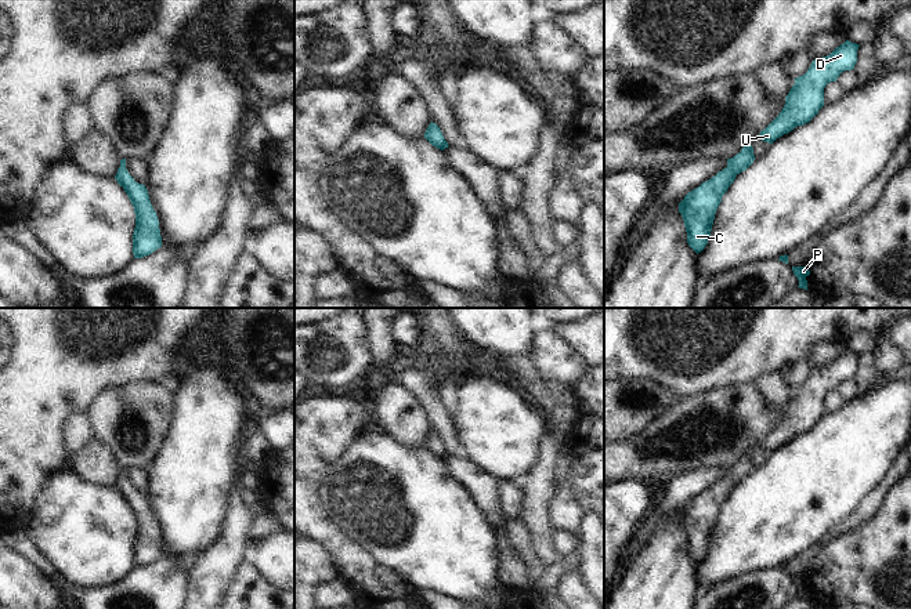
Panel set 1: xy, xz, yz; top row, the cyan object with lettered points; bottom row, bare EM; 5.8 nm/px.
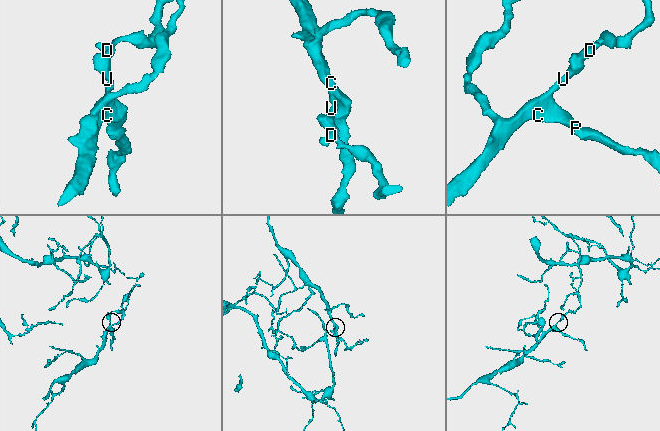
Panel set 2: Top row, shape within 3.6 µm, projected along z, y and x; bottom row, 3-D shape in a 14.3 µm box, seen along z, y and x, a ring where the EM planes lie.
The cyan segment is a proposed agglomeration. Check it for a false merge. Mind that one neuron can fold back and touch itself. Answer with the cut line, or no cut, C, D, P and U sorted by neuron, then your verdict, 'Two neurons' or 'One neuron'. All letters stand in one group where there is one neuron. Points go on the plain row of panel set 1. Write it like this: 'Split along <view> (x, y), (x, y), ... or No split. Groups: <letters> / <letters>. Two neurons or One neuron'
No split. Groups: C D P U. One neuron.

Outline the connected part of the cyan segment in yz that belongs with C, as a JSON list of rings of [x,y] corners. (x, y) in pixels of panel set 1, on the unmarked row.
[[[746,453],[740,463],[727,468],[726,478],[688,501],[679,512],[679,522],[683,526],[687,541],[687,552],[697,563],[708,554],[715,523],[723,504],[735,486],[745,481],[753,470],[753,457]]]

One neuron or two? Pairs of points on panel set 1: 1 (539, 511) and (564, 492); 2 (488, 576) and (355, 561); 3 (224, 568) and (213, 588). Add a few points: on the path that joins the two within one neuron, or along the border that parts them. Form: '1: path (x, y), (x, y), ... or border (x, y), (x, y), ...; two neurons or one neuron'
1: border (557, 486), (549, 501), (549, 519), (553, 526); two neurons
2: border (353, 540), (371, 555), (375, 564); two neurons
3: path (219, 573), (213, 583); one neuron

